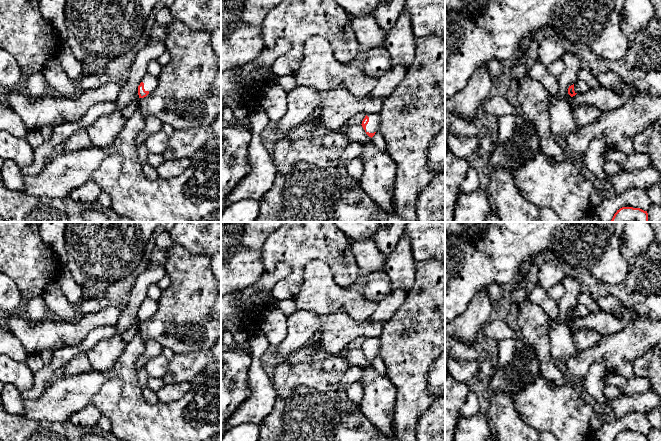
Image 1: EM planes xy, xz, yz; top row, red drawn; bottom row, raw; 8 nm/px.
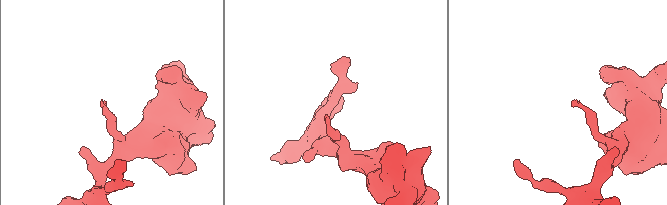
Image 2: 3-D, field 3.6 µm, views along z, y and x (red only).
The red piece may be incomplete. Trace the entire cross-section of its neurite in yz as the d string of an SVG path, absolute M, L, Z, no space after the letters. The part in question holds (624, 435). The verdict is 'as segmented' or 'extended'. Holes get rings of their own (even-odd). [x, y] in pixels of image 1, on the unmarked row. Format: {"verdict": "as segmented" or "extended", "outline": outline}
{"verdict": "as segmented", "outline": "M622 431L613 441L648 441L648 437L640 432Z"}

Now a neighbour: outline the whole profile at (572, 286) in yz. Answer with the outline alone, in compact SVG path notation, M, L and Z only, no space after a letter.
M569 272L566 273L561 283L565 287L565 295L558 301L560 315L557 321L569 325L571 320L568 318L568 312L578 304L577 298L581 292L581 286L580 282L572 277Z

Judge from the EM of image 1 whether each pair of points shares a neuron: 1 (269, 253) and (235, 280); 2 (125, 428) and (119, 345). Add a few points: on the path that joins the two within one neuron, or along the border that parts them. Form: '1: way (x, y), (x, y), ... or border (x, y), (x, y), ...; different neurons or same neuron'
1: border (268, 237), (262, 247), (261, 255), (265, 271); different neurons
2: border (134, 335), (116, 362), (105, 372); different neurons

